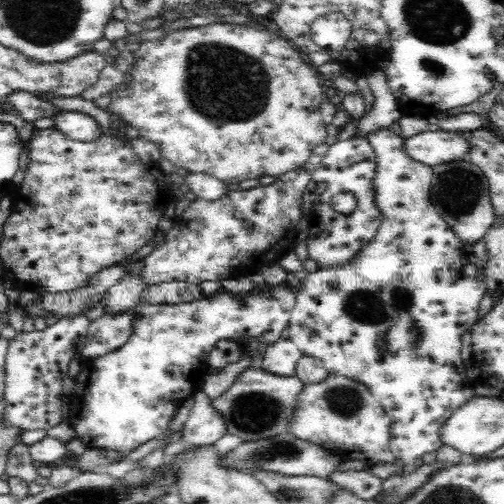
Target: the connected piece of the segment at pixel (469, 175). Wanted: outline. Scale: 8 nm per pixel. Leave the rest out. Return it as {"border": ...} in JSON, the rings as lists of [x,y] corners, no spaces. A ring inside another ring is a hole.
{"border":[[[467,158],[437,164],[432,169],[430,188],[432,206],[463,242],[474,244],[478,239],[483,238],[484,233],[495,220],[493,208],[489,204],[487,177]]]}

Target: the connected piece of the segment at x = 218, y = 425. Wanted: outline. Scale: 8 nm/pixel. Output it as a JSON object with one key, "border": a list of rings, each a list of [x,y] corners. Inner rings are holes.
{"border":[[[199,387],[193,396],[186,422],[182,426],[181,442],[188,446],[214,445],[216,440],[228,434],[228,425],[222,413],[216,410]]]}

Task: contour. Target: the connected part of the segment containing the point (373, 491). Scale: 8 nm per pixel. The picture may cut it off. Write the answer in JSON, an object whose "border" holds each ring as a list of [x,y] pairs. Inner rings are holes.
{"border":[[[368,470],[336,471],[328,479],[362,500],[377,500],[382,492],[383,480]]]}

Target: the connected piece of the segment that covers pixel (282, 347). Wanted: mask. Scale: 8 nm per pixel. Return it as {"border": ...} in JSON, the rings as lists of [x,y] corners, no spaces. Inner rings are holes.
{"border":[[[280,338],[276,344],[266,347],[262,369],[277,376],[294,376],[296,363],[302,356],[294,342]]]}

